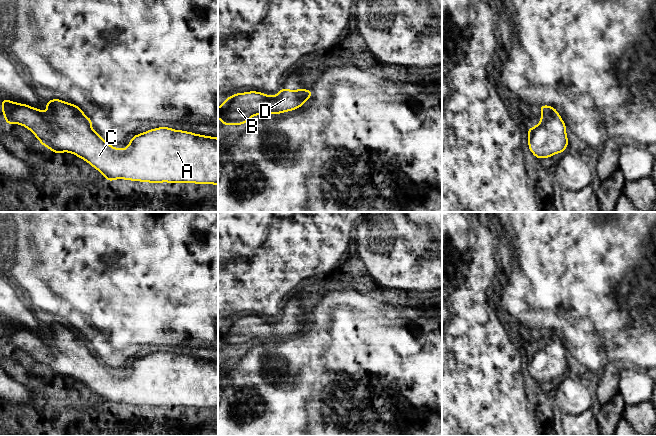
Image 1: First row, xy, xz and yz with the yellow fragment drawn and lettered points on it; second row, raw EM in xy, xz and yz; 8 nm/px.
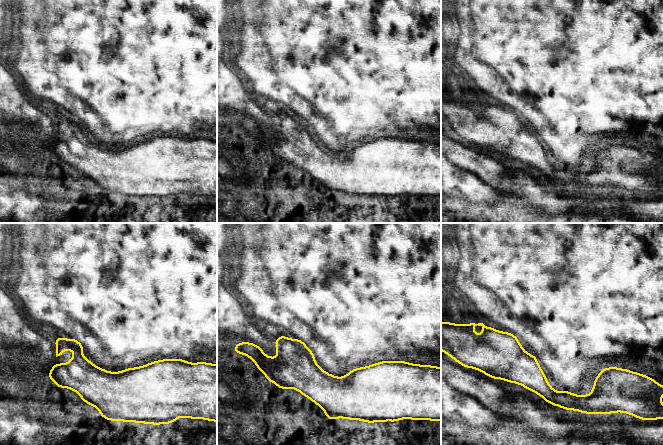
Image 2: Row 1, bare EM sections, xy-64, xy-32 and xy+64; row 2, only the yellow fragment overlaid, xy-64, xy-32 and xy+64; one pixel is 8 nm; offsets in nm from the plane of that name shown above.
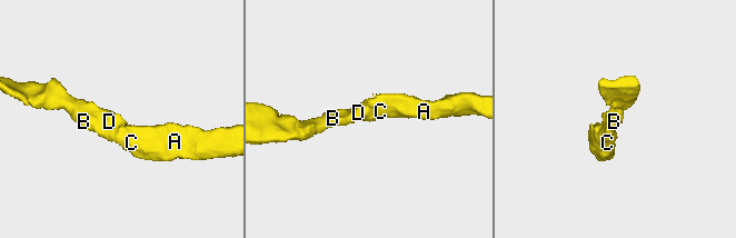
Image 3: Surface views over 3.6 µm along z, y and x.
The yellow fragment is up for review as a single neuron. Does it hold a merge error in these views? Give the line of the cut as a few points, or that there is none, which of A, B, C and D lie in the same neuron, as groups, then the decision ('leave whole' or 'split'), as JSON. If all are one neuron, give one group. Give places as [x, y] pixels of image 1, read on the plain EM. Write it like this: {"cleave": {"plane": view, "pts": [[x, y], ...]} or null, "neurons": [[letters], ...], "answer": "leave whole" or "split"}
{"cleave": null, "neurons": [["A", "B", "C", "D"]], "answer": "leave whole"}

